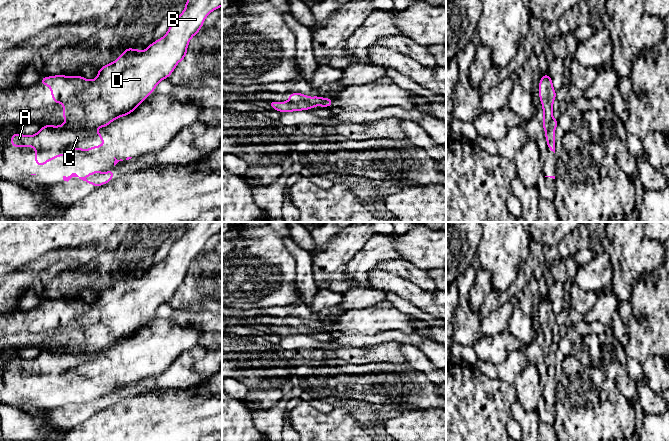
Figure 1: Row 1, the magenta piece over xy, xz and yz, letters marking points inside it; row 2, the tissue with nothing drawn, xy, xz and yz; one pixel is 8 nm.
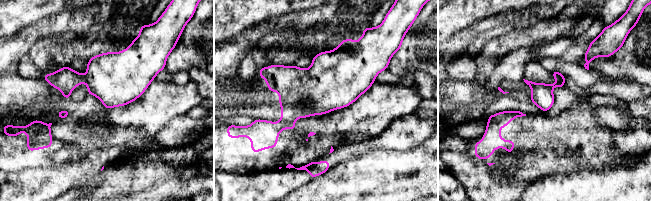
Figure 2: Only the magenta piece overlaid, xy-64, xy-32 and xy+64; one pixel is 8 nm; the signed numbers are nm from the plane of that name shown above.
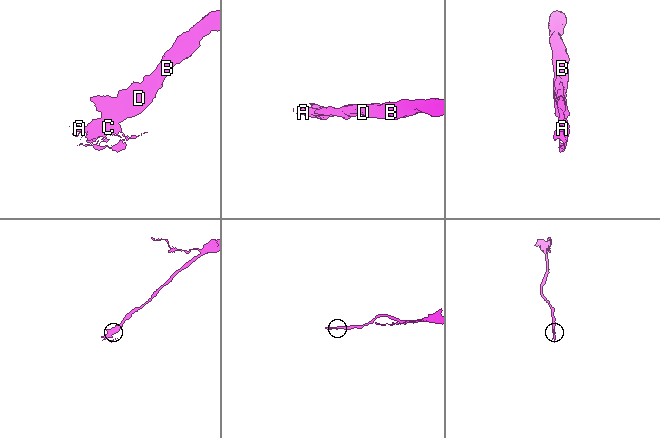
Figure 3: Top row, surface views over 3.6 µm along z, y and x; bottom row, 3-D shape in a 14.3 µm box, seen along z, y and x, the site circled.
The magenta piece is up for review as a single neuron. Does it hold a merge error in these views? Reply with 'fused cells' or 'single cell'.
fused cells

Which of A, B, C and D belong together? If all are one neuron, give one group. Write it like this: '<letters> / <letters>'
A C / B D

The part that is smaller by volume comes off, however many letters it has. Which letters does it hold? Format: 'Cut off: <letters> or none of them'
Cut off: A, C

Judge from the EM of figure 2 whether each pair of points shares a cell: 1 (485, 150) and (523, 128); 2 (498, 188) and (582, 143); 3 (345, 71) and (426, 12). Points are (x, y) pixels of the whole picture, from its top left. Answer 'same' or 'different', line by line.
1: same
2: same
3: different

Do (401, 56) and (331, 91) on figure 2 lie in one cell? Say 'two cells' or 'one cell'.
two cells

